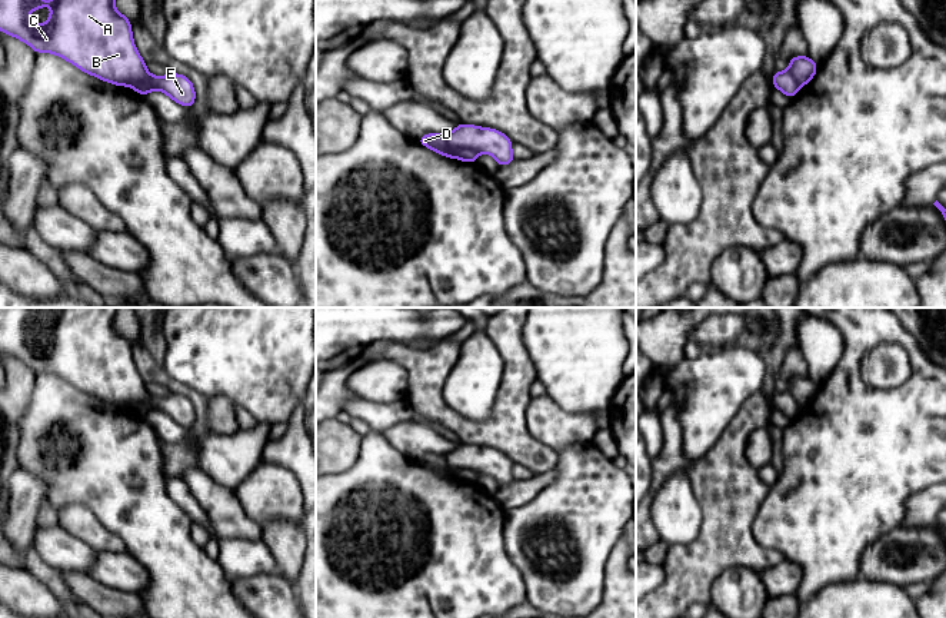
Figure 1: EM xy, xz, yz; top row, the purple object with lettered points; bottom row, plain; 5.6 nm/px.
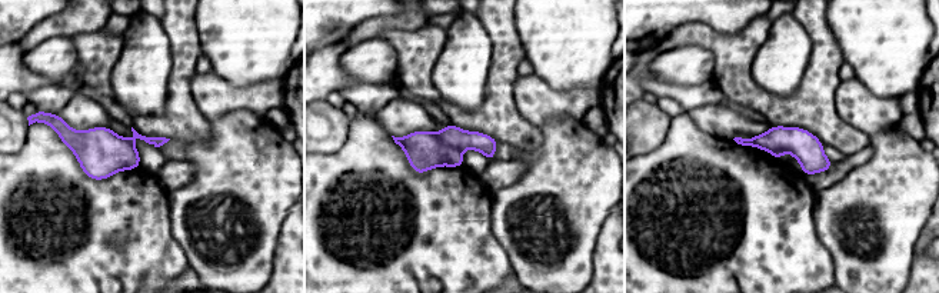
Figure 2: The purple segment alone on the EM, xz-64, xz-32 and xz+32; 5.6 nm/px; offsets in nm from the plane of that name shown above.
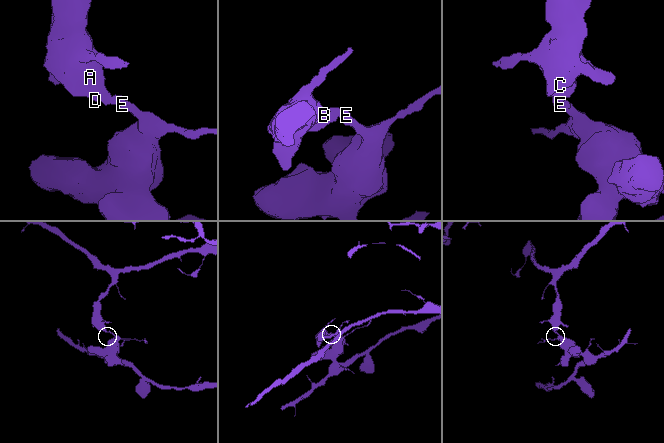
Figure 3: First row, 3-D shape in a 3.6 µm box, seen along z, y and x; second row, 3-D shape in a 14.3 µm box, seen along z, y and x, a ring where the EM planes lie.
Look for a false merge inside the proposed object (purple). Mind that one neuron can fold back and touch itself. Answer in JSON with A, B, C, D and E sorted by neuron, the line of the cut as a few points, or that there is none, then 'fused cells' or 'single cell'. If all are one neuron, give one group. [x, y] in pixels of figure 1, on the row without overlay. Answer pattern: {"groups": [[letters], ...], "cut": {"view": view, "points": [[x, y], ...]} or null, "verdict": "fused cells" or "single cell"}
{"groups": [["A", "B", "C", "D"], ["E"]], "cut": {"view": "xz", "points": [[445, 455], [452, 467], [465, 467], [478, 472]]}, "verdict": "fused cells"}

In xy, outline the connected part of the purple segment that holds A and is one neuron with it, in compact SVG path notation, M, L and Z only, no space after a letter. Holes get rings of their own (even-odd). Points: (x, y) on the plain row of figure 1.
M0 308L0 352L29 365L37 375L53 373L81 392L114 406L146 403L150 393L139 375L131 342L114 329L117 308L60 308L50 320L40 319L40 308ZM51 326L43 346L31 343L29 333Z

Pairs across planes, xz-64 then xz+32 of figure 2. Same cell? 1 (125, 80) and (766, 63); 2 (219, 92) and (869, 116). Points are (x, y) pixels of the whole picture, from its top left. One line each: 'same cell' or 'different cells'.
1: same cell
2: same cell

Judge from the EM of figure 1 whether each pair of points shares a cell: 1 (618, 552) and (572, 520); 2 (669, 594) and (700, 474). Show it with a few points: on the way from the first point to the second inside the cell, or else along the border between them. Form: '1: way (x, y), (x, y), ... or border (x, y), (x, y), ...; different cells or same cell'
1: border (620, 537), (608, 560), (603, 581); different cells
2: way (699, 564), (713, 550), (713, 504); same cell

